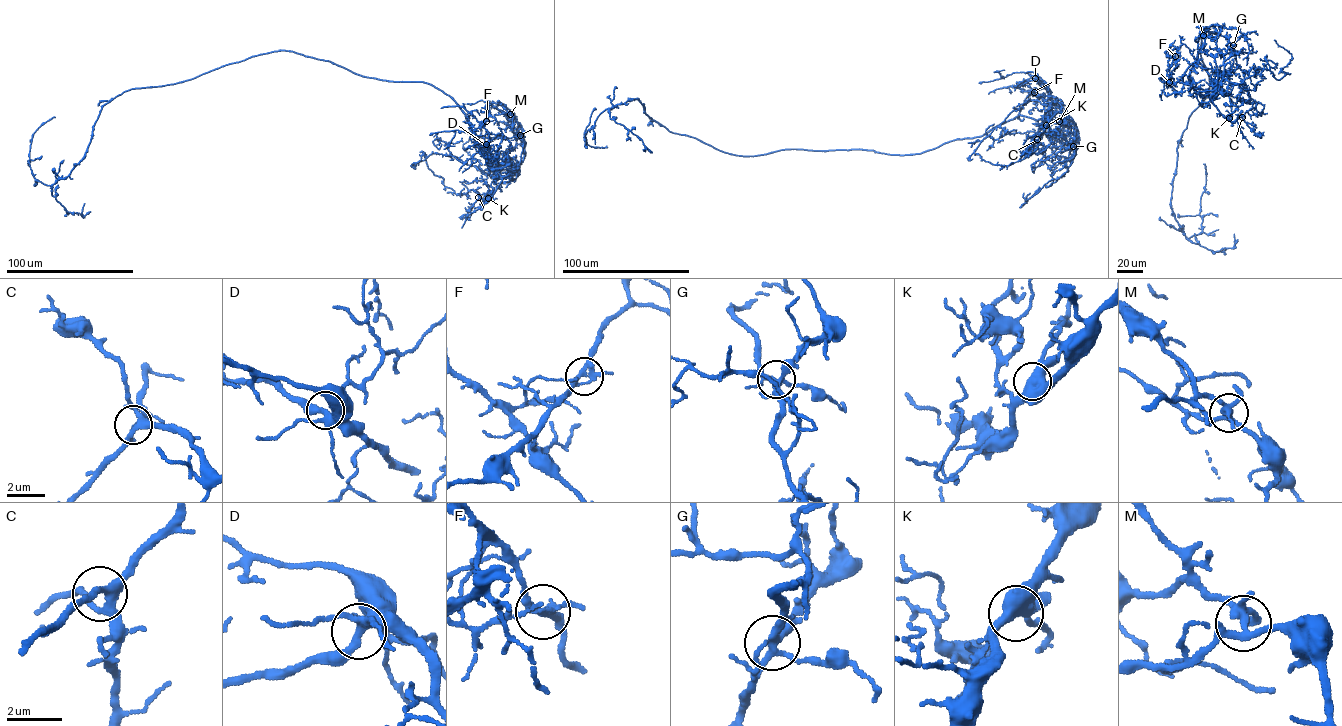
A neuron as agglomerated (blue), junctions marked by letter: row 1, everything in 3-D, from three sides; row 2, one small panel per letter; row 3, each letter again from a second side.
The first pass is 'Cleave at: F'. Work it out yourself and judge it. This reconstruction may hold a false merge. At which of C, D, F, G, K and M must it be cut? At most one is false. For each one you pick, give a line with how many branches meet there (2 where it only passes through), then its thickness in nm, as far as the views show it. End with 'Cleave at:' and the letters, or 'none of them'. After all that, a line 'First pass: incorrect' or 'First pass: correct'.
F: 4 | 240 nm
Cleave at: F
First pass: correct

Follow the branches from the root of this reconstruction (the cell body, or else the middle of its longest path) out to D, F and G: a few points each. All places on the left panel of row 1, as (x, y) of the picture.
D: (307, 56), (330, 61), (366, 77), (431, 84), (459, 106), (481, 151), (492, 158), (498, 156), (486, 144)
F: (307, 56), (366, 77), (432, 85), (459, 106), (477, 147), (494, 158), (495, 151), (474, 134), (486, 121)
G: (307, 56), (366, 77), (439, 89), (465, 114), (499, 175), (523, 160), (520, 135)

